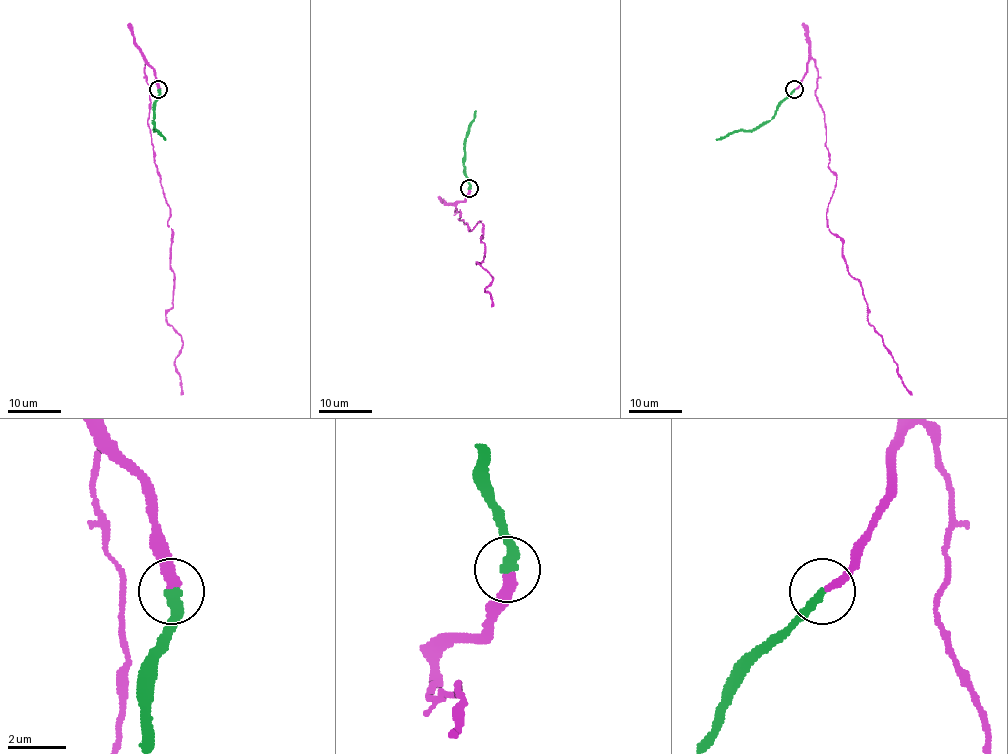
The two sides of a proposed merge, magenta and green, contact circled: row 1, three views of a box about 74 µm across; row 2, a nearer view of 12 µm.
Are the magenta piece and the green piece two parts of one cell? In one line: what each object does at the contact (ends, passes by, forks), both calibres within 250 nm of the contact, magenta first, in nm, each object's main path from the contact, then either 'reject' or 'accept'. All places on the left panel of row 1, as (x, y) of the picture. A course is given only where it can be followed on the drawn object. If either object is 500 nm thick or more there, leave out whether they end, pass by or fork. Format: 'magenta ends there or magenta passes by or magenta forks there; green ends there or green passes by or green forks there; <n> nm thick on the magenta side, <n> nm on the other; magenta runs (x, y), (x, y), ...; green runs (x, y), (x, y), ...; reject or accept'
magenta ends there; green ends there; 340 nm thick on the magenta side, 360 nm on the other; magenta runs (159, 90), (145, 59), (151, 144), (169, 207), (173, 287), (165, 321), (181, 337), (175, 359), (180, 394); green runs (159, 90), (153, 120), (155, 130), (165, 140); accept

